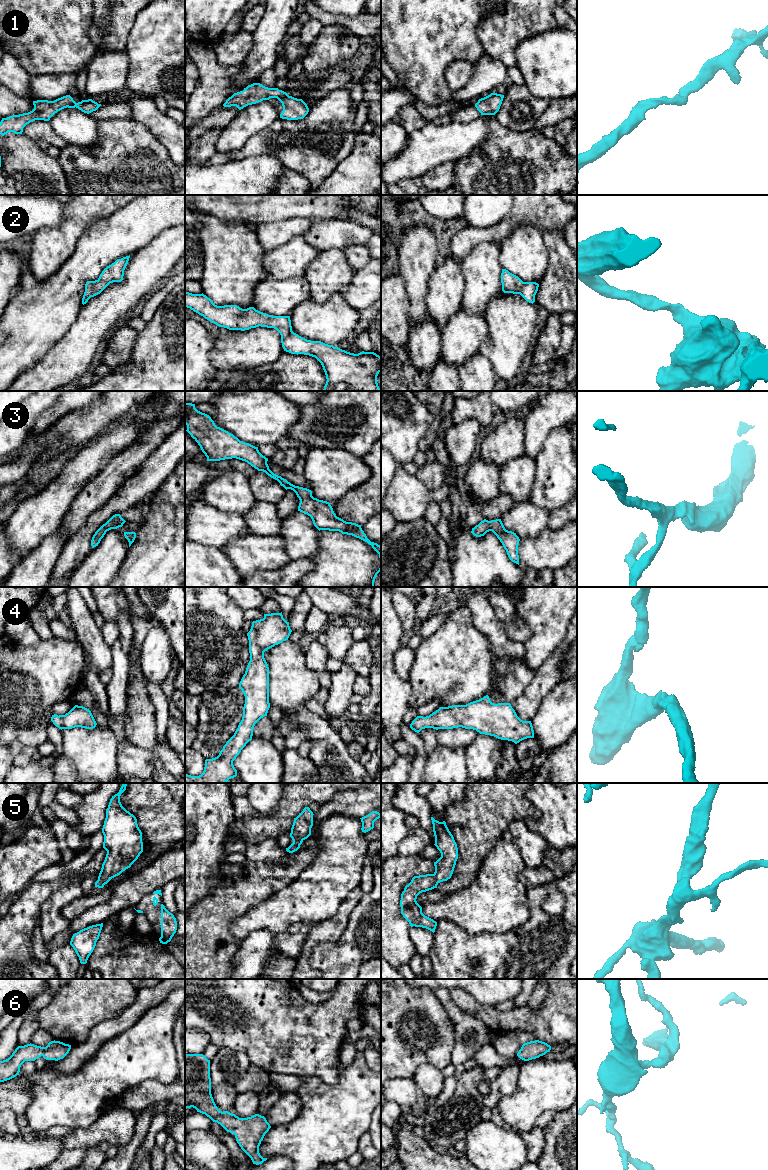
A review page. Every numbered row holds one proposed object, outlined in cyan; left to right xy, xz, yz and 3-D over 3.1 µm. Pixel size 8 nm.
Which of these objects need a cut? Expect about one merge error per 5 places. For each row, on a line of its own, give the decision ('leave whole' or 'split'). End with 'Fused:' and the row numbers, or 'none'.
1: leave whole
2: leave whole
3: leave whole
4: leave whole
5: leave whole
6: leave whole
Fused: none

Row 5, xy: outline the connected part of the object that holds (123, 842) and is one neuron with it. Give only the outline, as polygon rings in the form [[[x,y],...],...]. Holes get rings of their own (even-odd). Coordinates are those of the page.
[[[123,783],[119,792],[112,796],[106,810],[102,833],[107,854],[95,882],[98,888],[103,888],[112,878],[130,868],[143,852],[142,832],[137,819],[120,802],[126,786],[127,783]]]

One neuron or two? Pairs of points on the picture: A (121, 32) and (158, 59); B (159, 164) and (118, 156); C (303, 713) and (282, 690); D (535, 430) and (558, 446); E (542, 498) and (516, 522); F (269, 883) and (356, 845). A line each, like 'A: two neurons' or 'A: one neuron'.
A: two neurons
B: one neuron
C: two neurons
D: two neurons
E: two neurons
F: two neurons

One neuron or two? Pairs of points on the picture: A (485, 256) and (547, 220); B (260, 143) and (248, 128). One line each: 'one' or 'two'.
A: two
B: two

